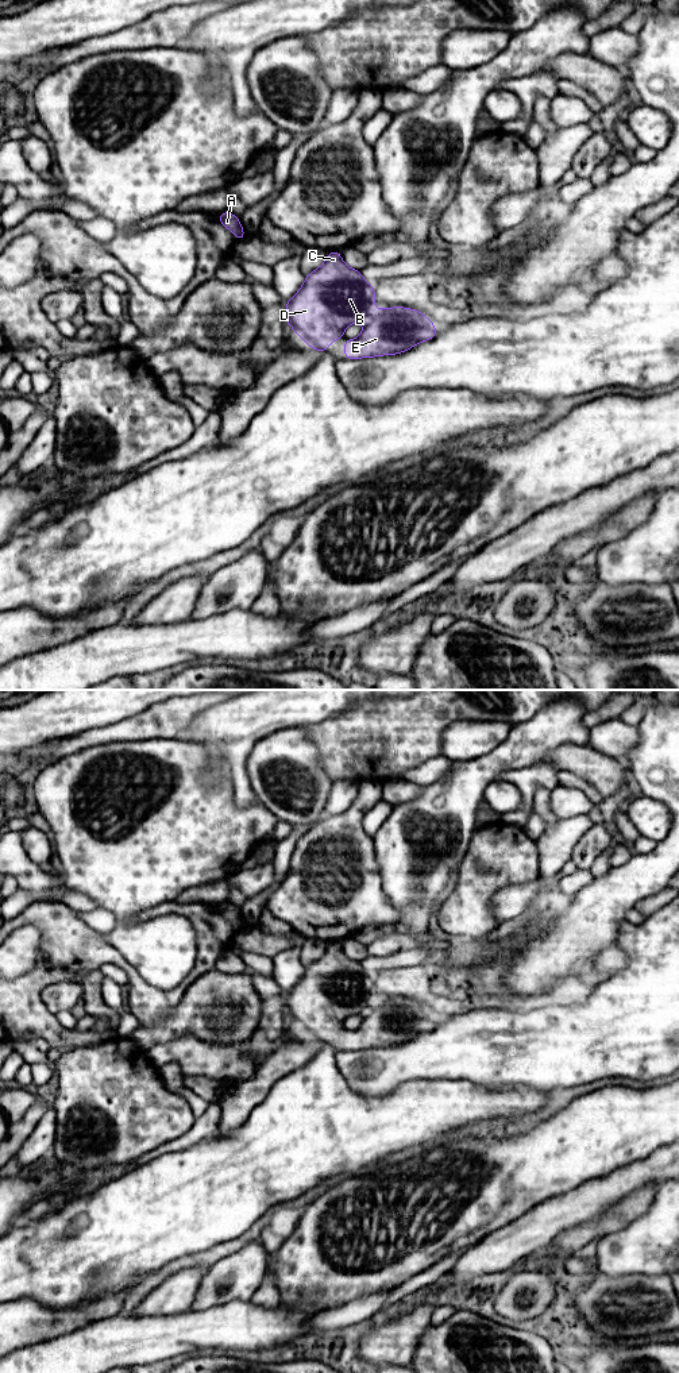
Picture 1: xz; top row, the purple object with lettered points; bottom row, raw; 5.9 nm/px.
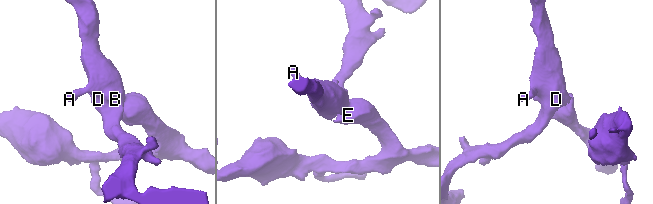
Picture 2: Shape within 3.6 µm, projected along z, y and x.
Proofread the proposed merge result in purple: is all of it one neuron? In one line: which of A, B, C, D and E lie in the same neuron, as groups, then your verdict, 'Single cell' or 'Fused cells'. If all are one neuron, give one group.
Groups: A B C D E. Single cell

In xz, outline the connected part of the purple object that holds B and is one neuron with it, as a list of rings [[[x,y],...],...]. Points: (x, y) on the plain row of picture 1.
[[[329,942],[325,953],[305,967],[302,977],[285,996],[286,1015],[320,1044],[327,1042],[337,1029],[344,1029],[347,1017],[363,1014],[362,1025],[354,1031],[346,1031],[344,1050],[401,1045],[421,1033],[432,1031],[437,1025],[436,1017],[416,1000],[394,998],[375,1002],[374,977],[363,969],[360,961],[344,954],[340,942]]]

